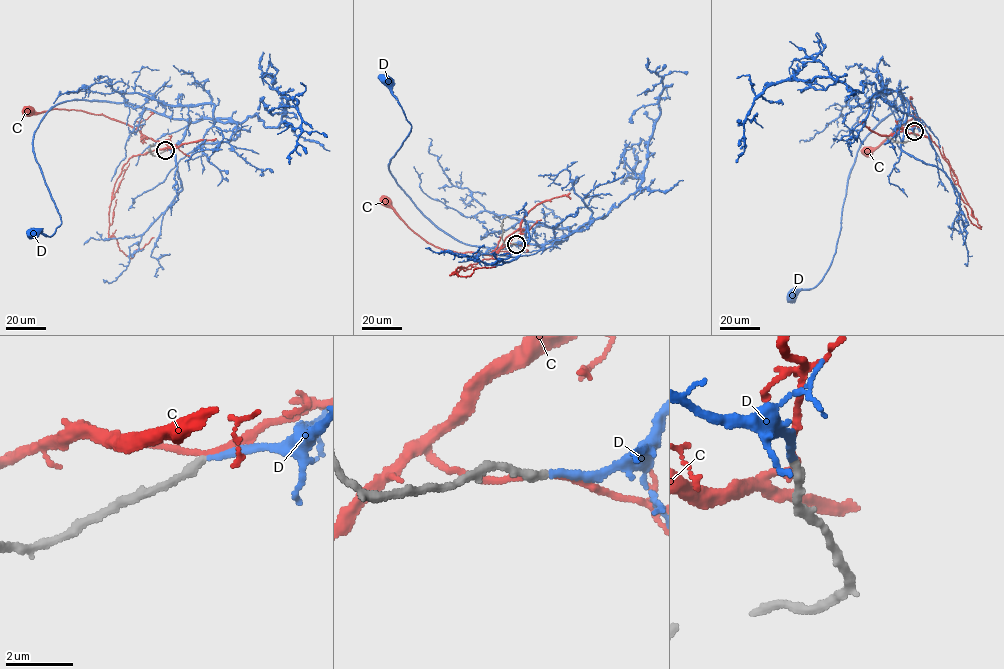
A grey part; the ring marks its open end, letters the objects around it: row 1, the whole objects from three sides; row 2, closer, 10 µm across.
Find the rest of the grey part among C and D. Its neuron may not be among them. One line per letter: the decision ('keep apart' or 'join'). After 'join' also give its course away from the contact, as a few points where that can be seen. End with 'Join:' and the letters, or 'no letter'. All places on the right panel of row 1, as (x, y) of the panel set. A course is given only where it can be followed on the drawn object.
C: keep apart
D: join; it runs (914, 131), (906, 126), (908, 102), (903, 98), (858, 150), (830, 266), (814, 287), (790, 298)
Join: D

